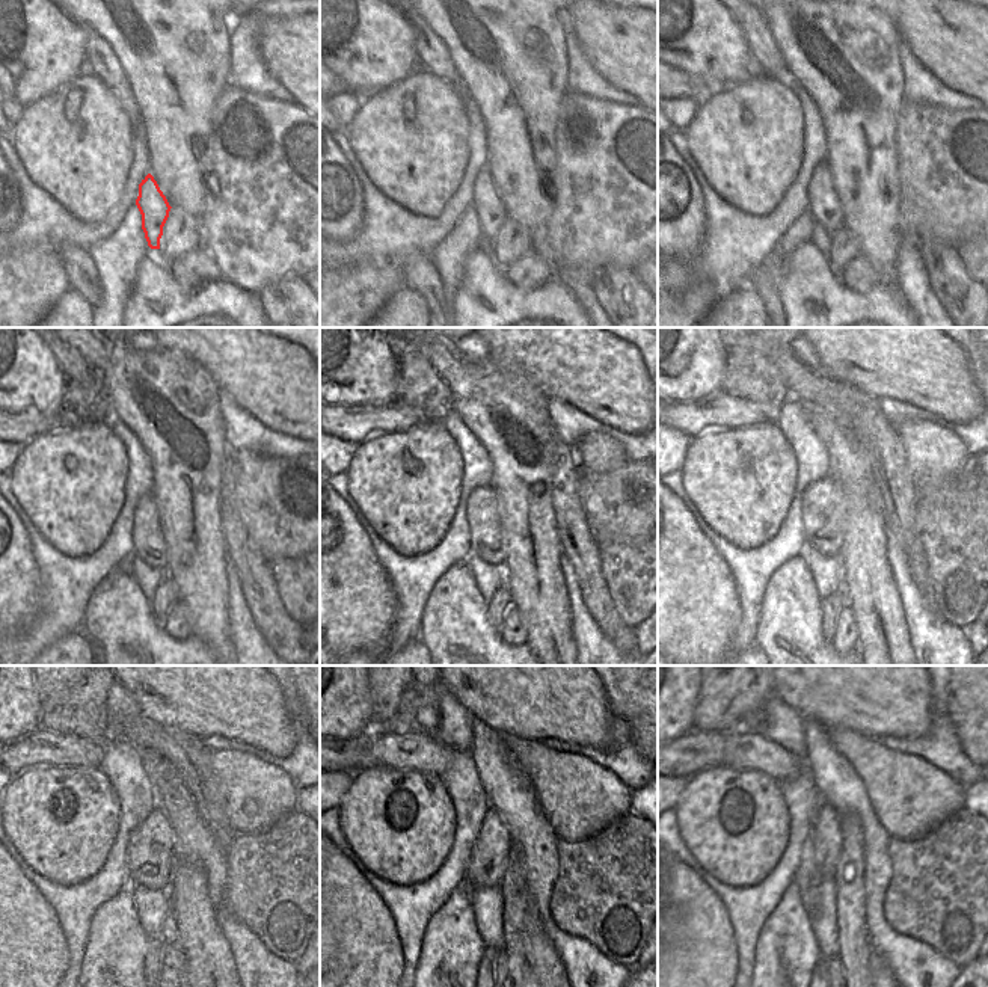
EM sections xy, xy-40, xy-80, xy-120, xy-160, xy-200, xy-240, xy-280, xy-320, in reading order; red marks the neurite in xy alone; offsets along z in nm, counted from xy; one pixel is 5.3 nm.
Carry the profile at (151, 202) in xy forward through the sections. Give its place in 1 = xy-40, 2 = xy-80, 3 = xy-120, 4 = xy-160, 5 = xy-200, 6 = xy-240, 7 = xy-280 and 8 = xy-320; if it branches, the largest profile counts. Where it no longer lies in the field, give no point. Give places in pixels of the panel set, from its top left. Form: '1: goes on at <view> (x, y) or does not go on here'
1: goes on at xy-40 (490, 212)
2: goes on at xy-80 (824, 206)
3: goes on at xy-120 (148, 544)
4: goes on at xy-160 (483, 519)
5: goes on at xy-200 (824, 503)
6: goes on at xy-240 (151, 850)
7: goes on at xy-280 (489, 853)
8: goes on at xy-320 (827, 833)

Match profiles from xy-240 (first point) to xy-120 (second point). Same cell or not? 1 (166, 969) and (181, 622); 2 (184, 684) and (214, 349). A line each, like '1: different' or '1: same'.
1: same
2: same

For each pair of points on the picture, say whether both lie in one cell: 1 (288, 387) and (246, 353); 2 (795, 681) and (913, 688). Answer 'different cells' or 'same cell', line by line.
1: same cell
2: same cell

